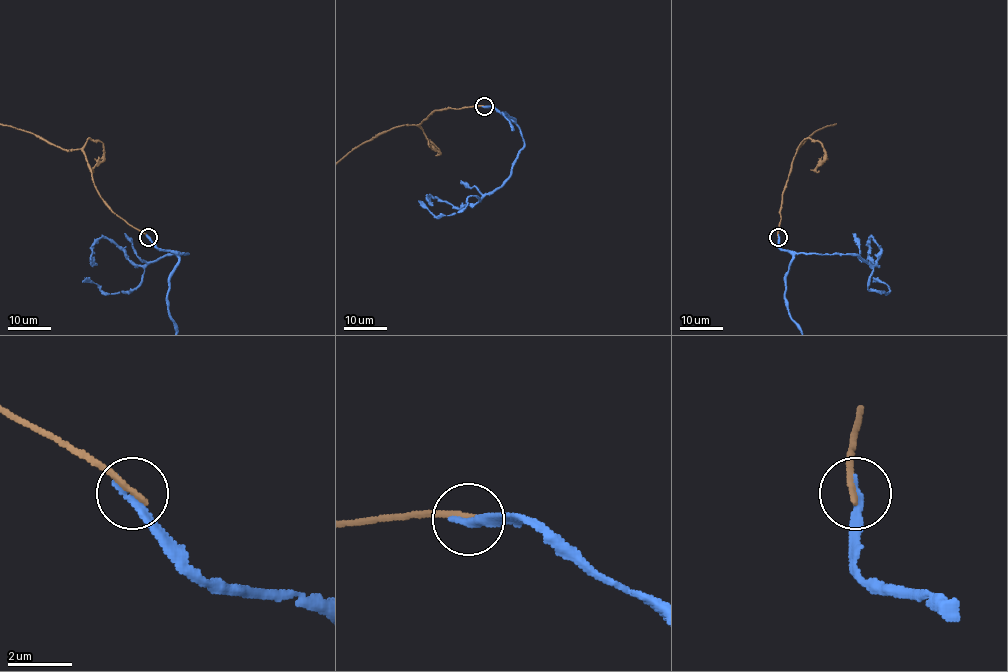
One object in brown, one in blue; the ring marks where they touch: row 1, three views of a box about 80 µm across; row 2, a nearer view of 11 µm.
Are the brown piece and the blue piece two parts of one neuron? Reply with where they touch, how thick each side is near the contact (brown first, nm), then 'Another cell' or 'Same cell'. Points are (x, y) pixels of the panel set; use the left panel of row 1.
Place: (148, 237). Thickness 200 nm (brown) against 320 nm. Another cell

